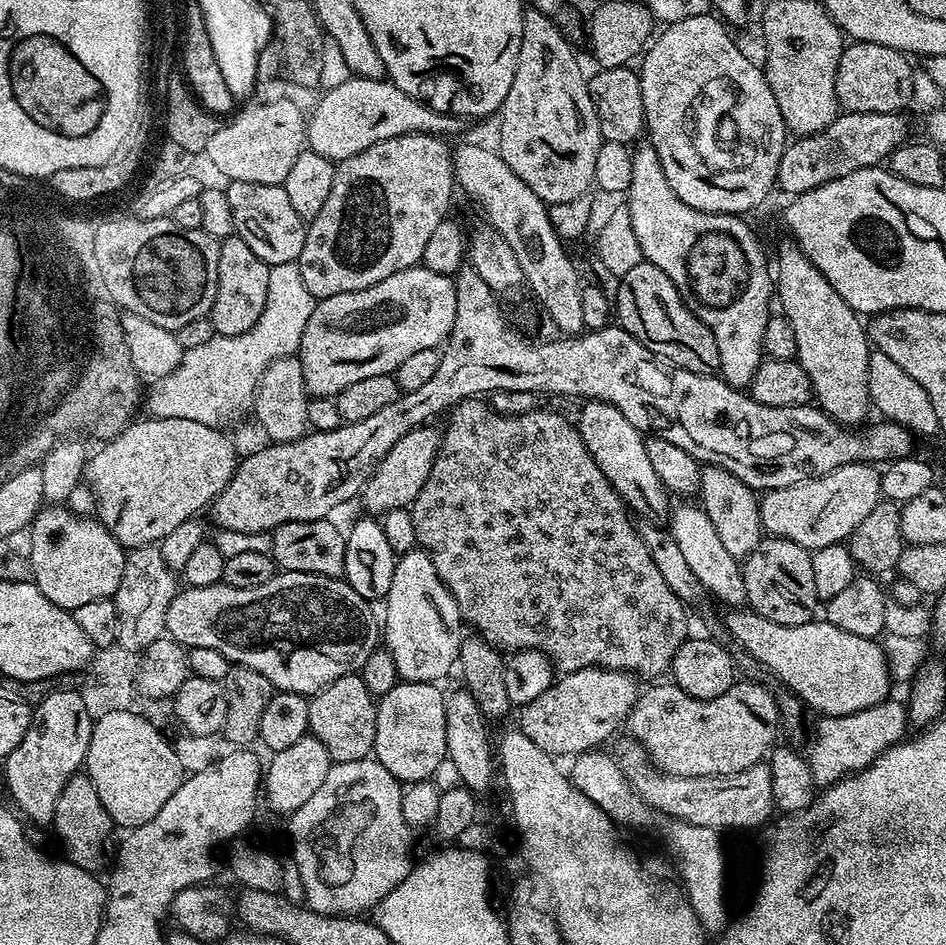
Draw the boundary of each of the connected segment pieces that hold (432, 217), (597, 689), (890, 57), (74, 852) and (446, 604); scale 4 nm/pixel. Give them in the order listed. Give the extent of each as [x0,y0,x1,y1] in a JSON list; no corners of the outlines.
[[298,132,457,298],[518,668,638,758],[836,40,916,112],[51,774,114,874],[382,547,462,684]]

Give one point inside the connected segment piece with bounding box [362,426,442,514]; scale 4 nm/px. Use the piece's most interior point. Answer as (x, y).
(399, 478)

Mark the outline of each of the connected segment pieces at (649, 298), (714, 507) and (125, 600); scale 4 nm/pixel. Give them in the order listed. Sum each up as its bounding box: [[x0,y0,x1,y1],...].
[[614,262,719,376],[698,467,762,557],[114,544,178,653]]

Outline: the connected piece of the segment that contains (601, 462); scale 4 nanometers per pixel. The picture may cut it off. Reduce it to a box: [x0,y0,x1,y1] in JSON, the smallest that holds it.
[576,400,670,522]

